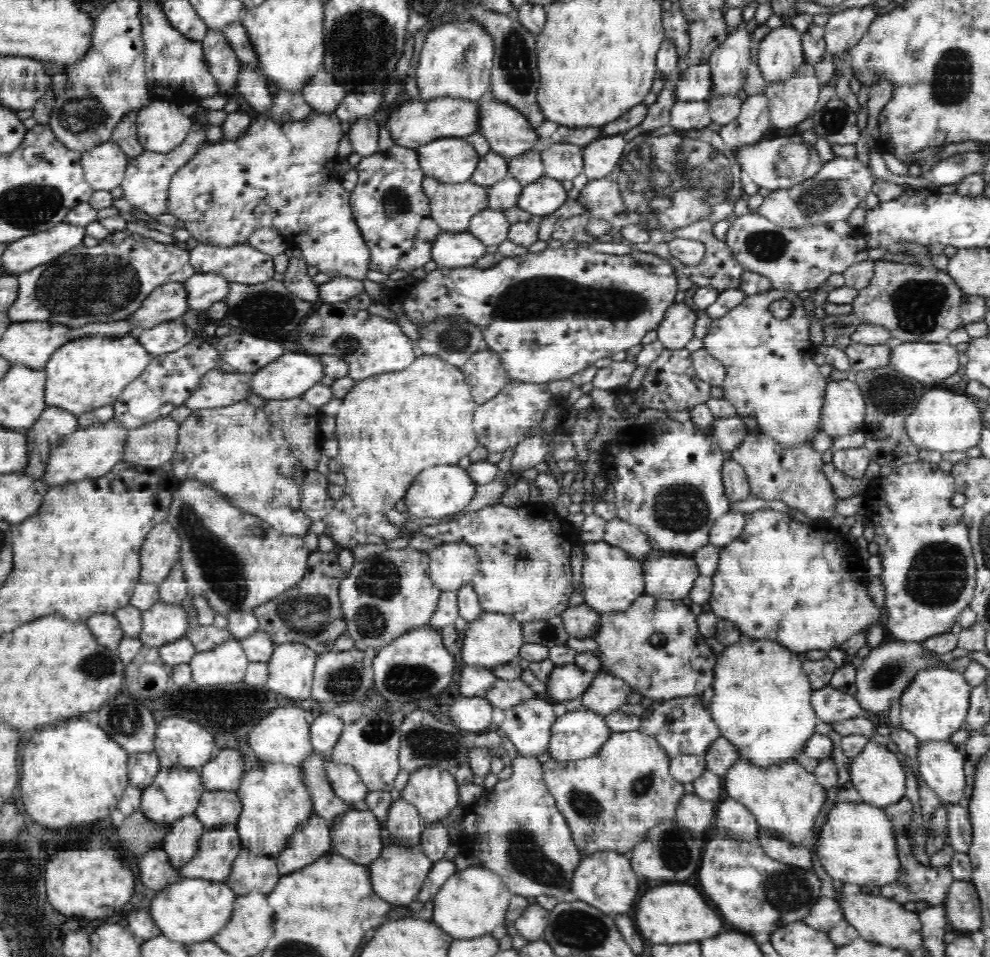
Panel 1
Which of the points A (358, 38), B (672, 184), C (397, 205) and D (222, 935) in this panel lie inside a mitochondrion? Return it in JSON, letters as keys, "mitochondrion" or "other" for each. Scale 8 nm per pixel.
{"A":"mitochondrion","B":"mitochondrion","C":"mitochondrion","D":"other"}

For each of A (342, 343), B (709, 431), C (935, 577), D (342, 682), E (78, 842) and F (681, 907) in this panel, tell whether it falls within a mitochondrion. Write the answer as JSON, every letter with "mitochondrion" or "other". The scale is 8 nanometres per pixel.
{"A":"mitochondrion","B":"other","C":"mitochondrion","D":"mitochondrion","E":"other","F":"other"}

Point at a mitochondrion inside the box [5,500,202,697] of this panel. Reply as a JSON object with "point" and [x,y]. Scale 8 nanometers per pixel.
{"point":[98,664]}

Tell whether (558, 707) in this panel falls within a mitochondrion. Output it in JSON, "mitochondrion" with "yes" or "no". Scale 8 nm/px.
{"mitochondrion":"no"}

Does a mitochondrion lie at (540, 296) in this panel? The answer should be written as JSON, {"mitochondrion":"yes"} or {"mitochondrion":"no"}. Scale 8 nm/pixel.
{"mitochondrion":"yes"}

